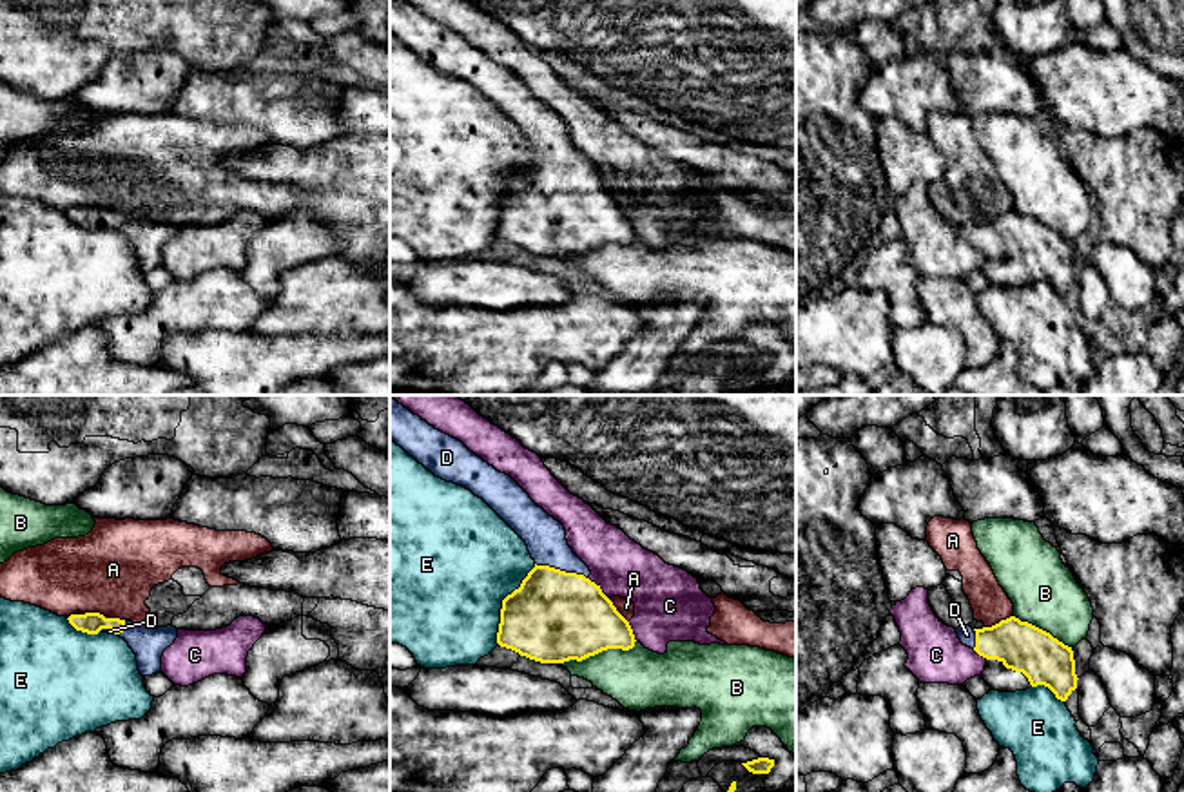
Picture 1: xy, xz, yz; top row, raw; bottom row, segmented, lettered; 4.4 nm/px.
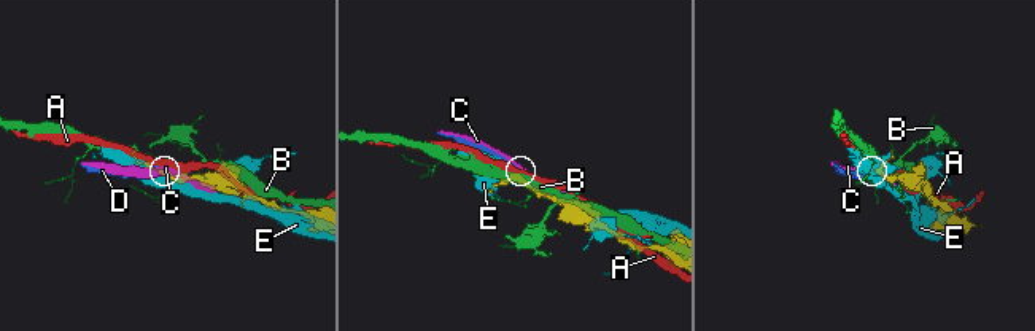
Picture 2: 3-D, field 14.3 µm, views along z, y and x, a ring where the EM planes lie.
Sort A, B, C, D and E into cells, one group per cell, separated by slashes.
A / B / C / D / E

